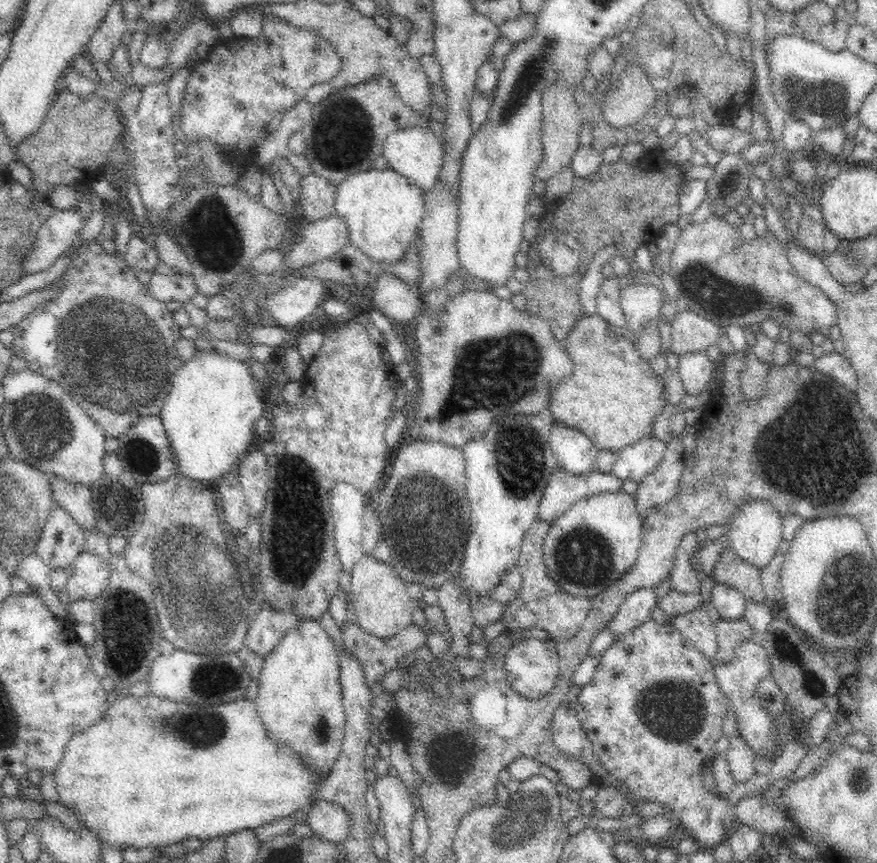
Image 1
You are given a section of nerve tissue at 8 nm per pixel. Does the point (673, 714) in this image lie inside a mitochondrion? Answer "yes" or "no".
yes

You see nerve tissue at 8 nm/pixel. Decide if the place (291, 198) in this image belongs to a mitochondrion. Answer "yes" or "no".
no

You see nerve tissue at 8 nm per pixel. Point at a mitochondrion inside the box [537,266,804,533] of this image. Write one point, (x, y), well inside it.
(709, 290)

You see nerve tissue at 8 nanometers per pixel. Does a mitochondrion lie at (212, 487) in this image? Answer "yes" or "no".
no

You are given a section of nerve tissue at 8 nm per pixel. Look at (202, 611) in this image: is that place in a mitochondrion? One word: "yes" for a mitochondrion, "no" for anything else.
yes

